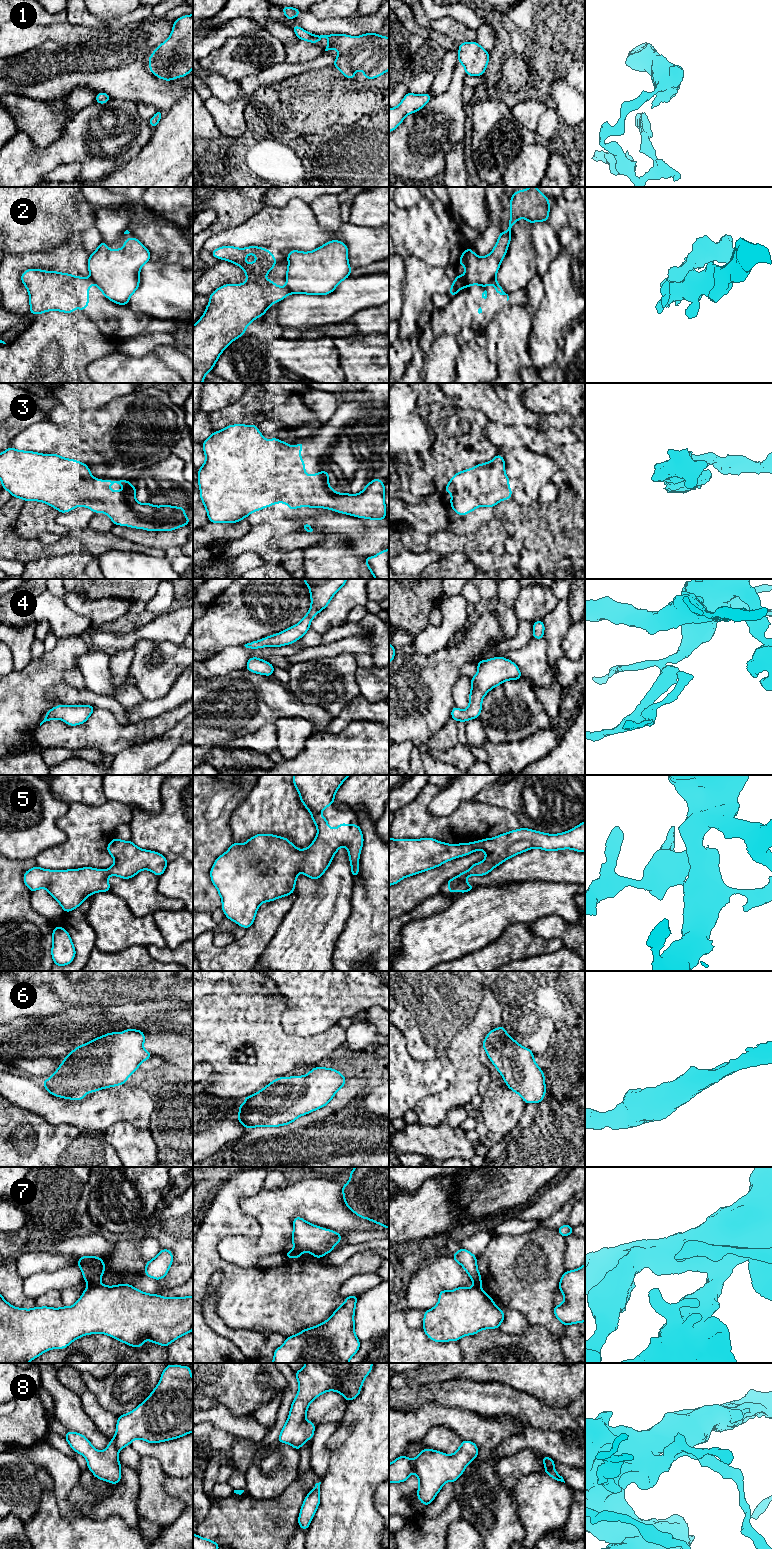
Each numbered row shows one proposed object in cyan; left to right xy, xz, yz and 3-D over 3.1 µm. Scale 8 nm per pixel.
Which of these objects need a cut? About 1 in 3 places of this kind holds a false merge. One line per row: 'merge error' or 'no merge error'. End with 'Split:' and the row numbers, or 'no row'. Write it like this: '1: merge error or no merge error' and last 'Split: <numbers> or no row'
1: no merge error
2: merge error
3: no merge error
4: no merge error
5: no merge error
6: no merge error
7: merge error
8: no merge error
Split: 2, 7

